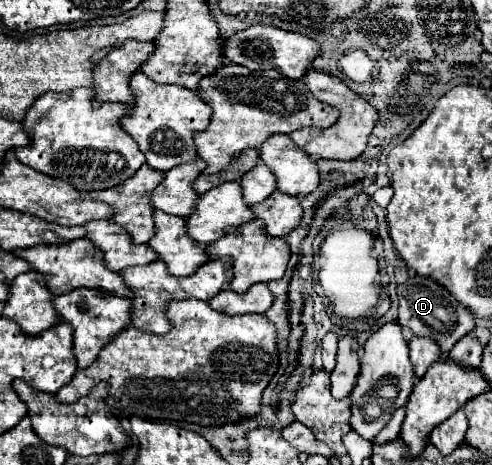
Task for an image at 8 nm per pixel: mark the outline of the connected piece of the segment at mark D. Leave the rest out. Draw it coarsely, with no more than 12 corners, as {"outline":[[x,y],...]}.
{"outline":[[434,279],[396,287],[400,325],[436,339],[446,359],[476,327]]}

